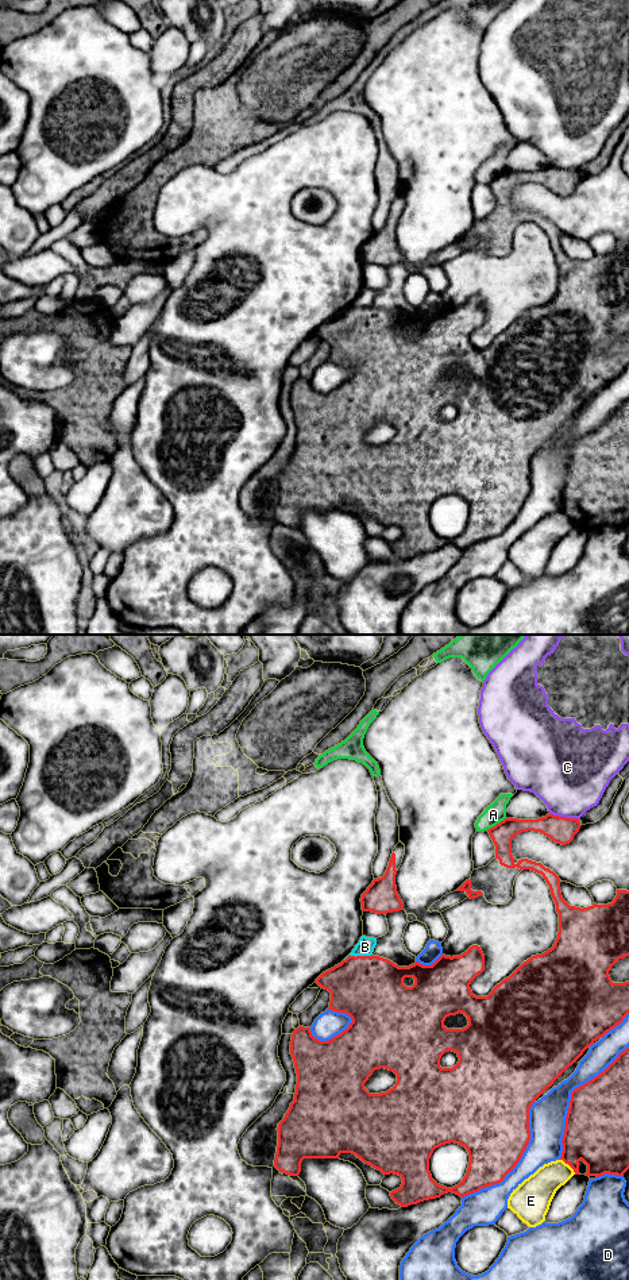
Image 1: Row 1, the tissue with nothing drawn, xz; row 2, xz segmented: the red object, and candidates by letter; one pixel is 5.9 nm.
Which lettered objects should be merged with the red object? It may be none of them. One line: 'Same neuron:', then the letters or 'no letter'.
Same neuron: no letter

